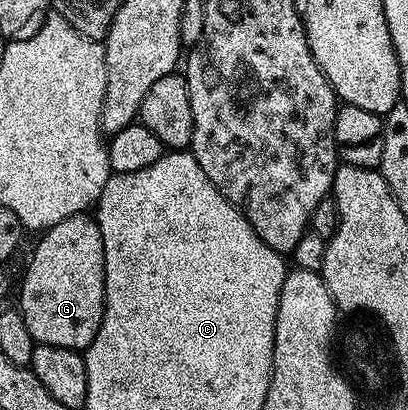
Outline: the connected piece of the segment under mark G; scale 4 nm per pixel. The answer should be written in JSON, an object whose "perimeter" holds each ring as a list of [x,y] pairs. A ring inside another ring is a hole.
{"perimeter":[[[90,214],[74,215],[42,232],[39,244],[27,263],[23,284],[18,284],[17,310],[25,317],[25,326],[35,338],[36,344],[44,343],[82,352],[93,341],[103,320],[103,242],[101,229]]]}

